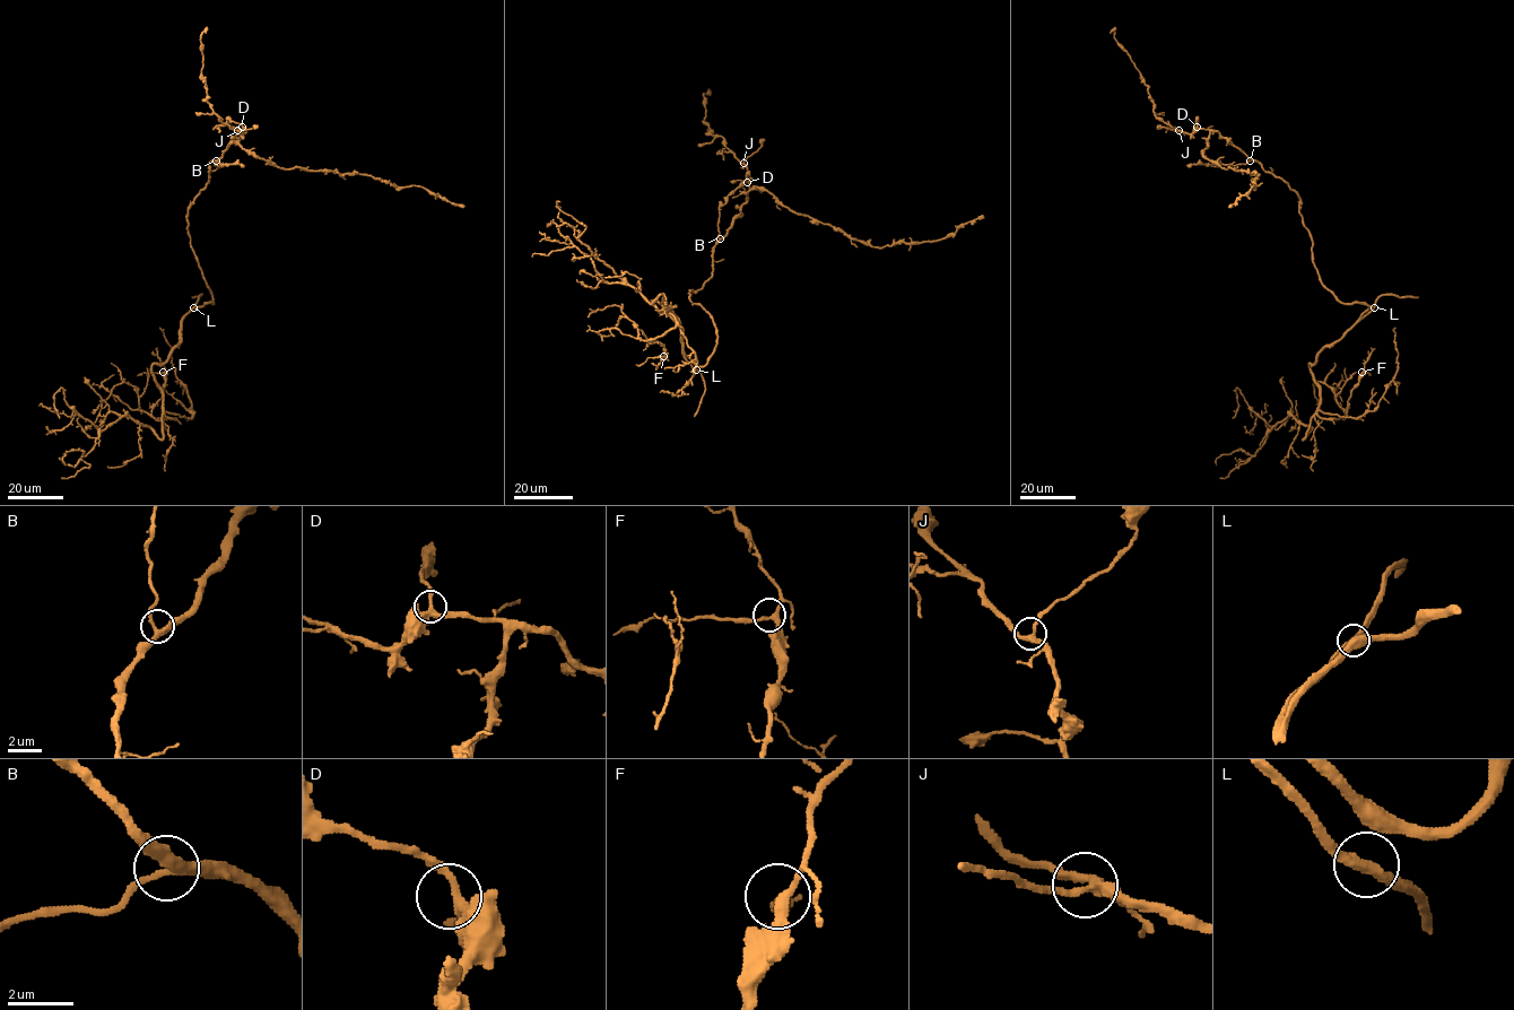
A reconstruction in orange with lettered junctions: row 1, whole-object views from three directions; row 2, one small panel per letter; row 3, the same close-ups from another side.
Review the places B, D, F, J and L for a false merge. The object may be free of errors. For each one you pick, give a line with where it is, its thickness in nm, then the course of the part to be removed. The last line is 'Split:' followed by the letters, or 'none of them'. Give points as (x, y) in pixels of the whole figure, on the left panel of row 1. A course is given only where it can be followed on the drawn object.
Split: none of them

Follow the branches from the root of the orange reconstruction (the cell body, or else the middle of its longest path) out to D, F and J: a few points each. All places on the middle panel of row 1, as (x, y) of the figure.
D: (699, 305), (693, 304), (689, 292), (699, 290), (712, 276), (713, 247), (740, 214), (746, 201), (747, 182)
F: (699, 305), (718, 336), (703, 366), (685, 354), (679, 320), (651, 302), (676, 320), (651, 340), (663, 356)
J: (699, 305), (693, 304), (689, 292), (699, 290), (712, 276), (713, 247), (746, 201), (749, 177), (744, 163)

